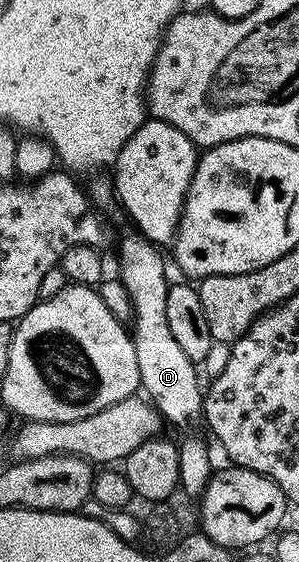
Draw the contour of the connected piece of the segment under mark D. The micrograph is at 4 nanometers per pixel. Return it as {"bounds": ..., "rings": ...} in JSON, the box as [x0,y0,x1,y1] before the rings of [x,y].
{"bounds":[116,231,204,425],"rings":[[[137,231],[129,232],[123,235],[122,242],[118,245],[118,273],[116,273],[116,277],[117,280],[121,281],[130,300],[132,340],[136,349],[136,367],[140,371],[138,384],[141,392],[145,394],[150,404],[158,410],[165,420],[167,417],[174,425],[190,425],[197,417],[199,420],[203,416],[204,389],[203,386],[198,386],[198,373],[194,370],[196,368],[195,362],[190,361],[188,355],[184,355],[184,351],[180,351],[180,345],[176,343],[176,339],[172,339],[172,331],[168,331],[166,265],[162,262],[161,255],[158,254],[161,253],[159,246]]]}

